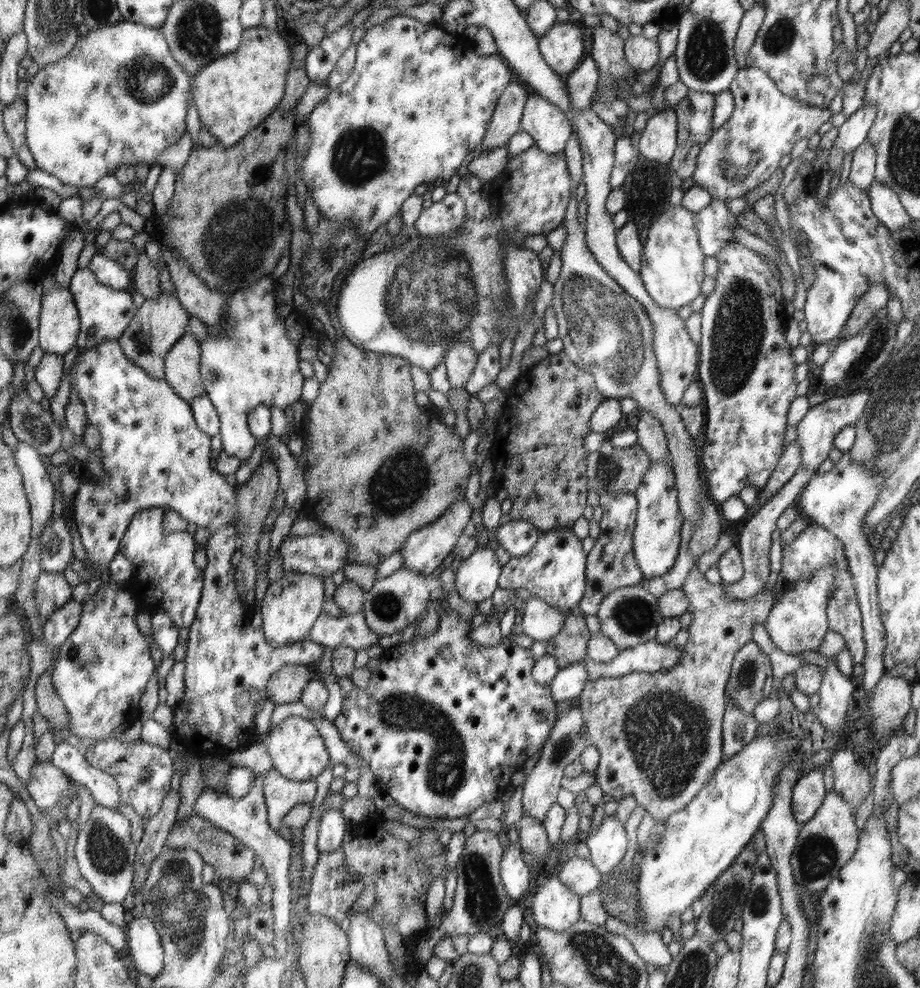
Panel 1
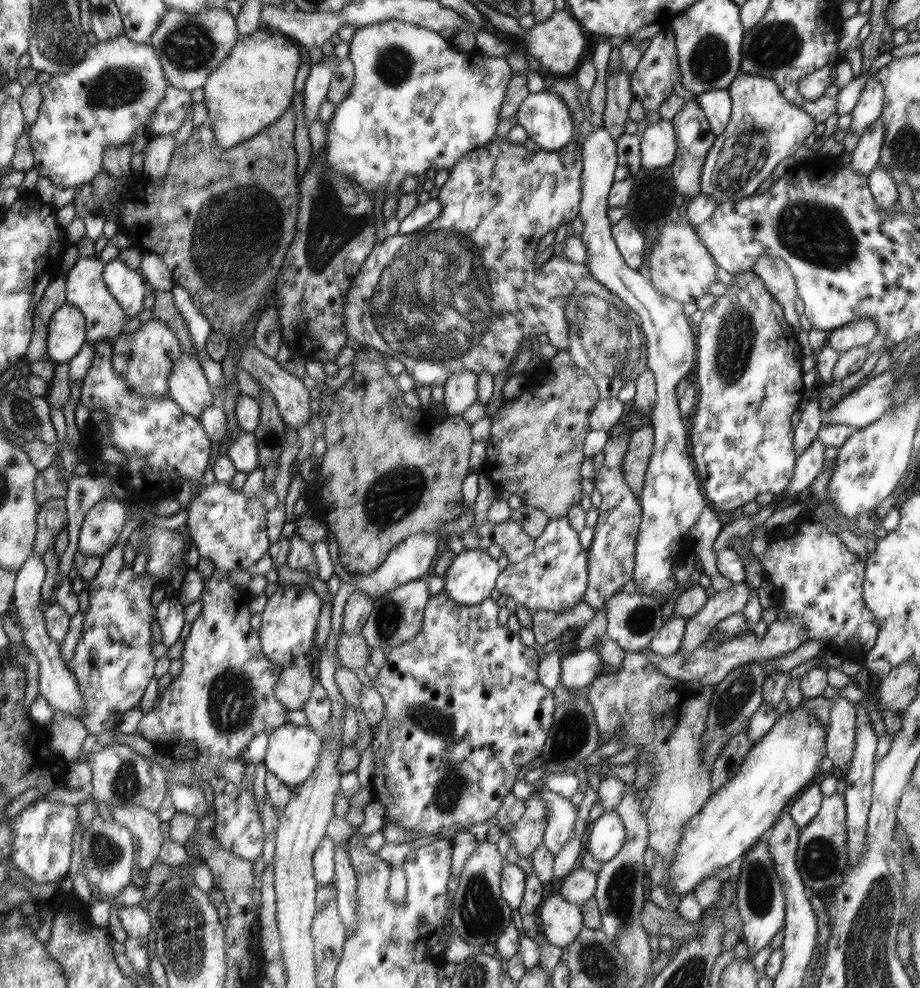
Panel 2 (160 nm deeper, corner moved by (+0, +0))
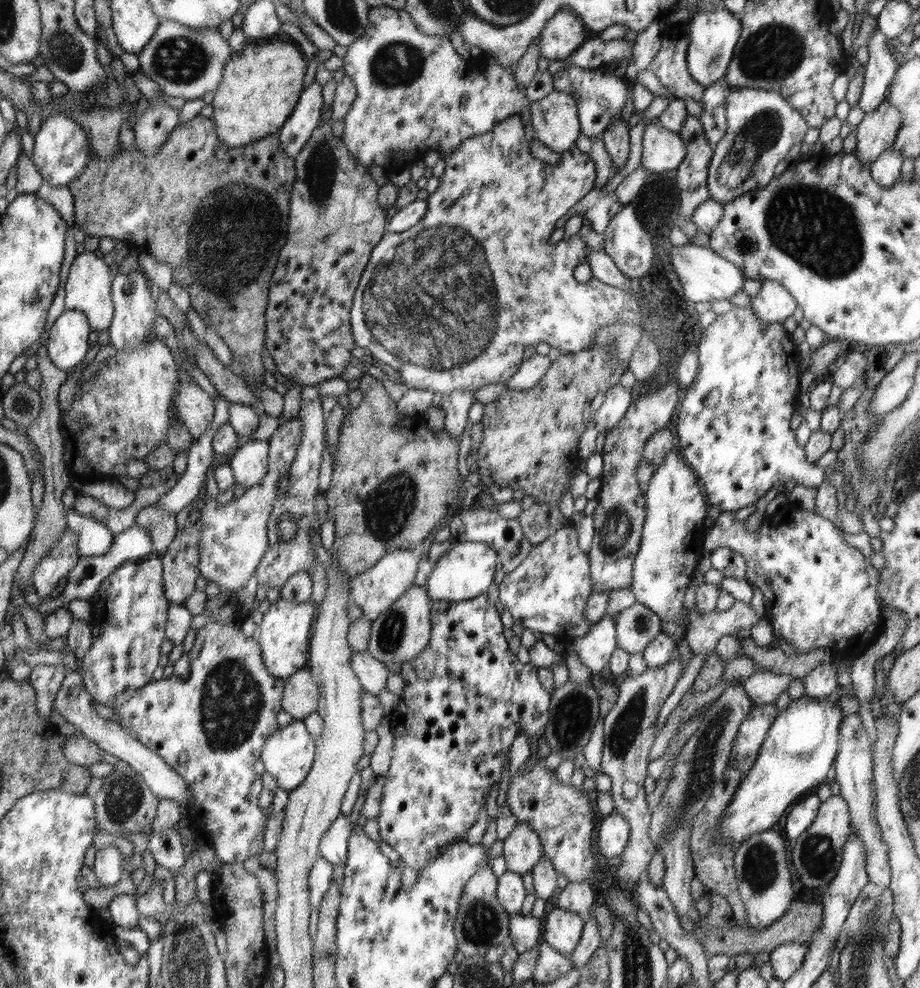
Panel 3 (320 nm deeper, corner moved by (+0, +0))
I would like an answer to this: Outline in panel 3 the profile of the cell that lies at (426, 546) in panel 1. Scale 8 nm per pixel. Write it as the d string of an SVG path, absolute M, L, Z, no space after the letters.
M416 550L391 551L379 563L376 563L375 567L350 578L350 594L352 594L353 603L362 608L363 616L371 622L379 618L383 612L388 611L414 586L414 574L416 574L414 570L418 566L420 556L416 556L412 552L416 552Z

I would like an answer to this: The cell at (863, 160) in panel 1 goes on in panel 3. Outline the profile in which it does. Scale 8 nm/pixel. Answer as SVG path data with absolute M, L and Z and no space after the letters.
M886 101L874 112L866 113L864 120L853 127L857 138L855 152L860 160L873 163L878 155L892 149L902 120L902 112Z

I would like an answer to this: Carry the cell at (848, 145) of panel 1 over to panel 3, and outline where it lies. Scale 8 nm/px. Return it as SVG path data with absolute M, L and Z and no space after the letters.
M876 25L866 44L868 62L864 66L864 85L857 105L864 113L874 112L885 102L890 83L899 68L896 56L886 48L888 40Z

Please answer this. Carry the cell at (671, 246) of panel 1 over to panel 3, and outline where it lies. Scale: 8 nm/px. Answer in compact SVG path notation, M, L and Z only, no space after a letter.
M693 242L690 245L676 245L672 247L670 260L674 266L676 279L680 280L682 284L684 296L692 302L712 303L714 300L729 300L744 286L746 279L744 271L710 247L702 247Z

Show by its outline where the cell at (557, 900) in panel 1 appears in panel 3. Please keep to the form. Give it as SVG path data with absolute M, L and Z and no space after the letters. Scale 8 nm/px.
M554 905L553 909L545 915L546 924L543 925L543 935L545 942L548 943L554 950L557 950L564 956L569 956L579 943L585 919L575 912L564 910L563 908Z

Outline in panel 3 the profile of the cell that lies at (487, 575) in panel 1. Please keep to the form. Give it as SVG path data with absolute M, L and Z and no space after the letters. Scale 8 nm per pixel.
M464 542L453 544L452 548L433 564L432 572L428 576L426 589L432 602L458 602L472 600L476 596L486 595L488 588L494 582L496 572L496 552L490 545L480 542Z

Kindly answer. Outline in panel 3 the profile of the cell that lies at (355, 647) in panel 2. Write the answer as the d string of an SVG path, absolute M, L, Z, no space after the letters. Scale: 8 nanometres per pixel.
M352 650L352 661L350 661L352 670L356 671L363 687L370 694L378 696L388 682L388 668L374 659L368 651L356 653Z

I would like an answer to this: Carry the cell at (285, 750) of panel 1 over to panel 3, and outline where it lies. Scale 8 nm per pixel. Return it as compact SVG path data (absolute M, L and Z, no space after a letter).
M292 721L288 726L280 727L267 740L260 760L264 763L265 771L277 780L277 786L289 792L303 783L314 766L315 747L315 738L308 732L307 725L303 721Z

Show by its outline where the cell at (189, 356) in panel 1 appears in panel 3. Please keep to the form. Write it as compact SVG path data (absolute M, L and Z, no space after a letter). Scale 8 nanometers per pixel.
M178 382L174 394L176 410L193 440L207 434L215 418L215 401L196 383Z

